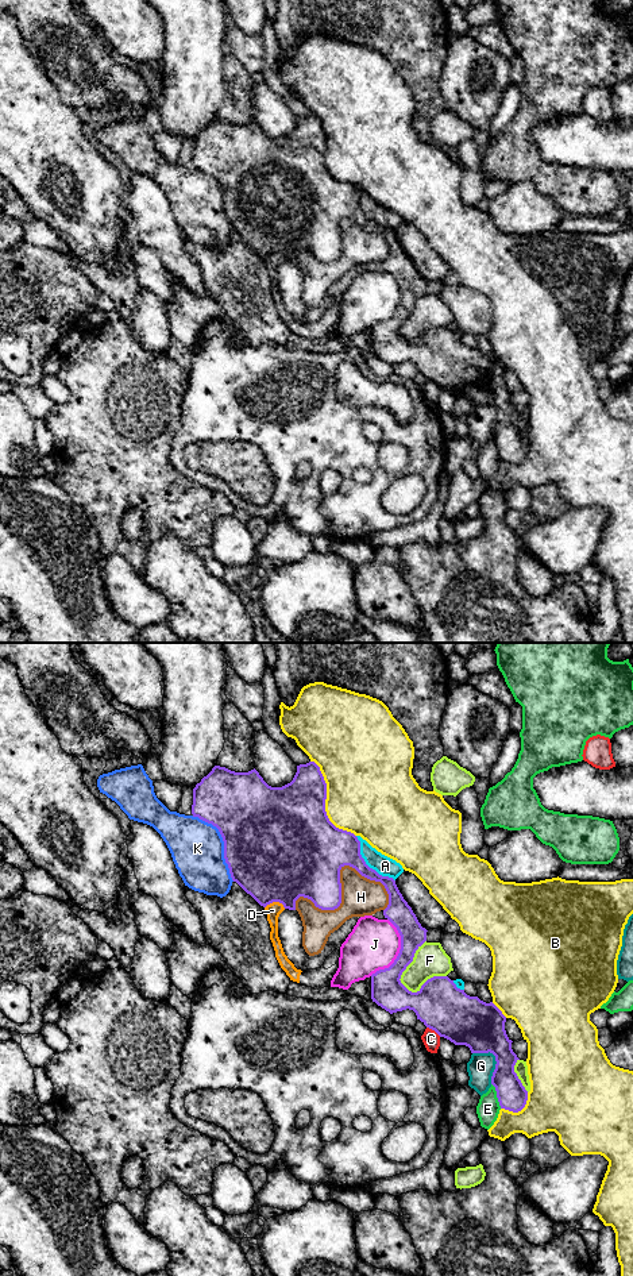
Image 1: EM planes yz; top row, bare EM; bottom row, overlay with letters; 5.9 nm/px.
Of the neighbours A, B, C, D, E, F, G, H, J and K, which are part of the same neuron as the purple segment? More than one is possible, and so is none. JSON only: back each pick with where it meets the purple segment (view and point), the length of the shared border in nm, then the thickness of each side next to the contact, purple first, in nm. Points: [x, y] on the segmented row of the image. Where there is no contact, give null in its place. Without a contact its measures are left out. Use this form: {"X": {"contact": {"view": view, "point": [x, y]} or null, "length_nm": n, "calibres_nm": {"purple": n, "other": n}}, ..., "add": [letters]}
{"add": []}

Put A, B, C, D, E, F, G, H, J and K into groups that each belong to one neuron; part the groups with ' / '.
A / B / C / D H / E / F / G / J / K

